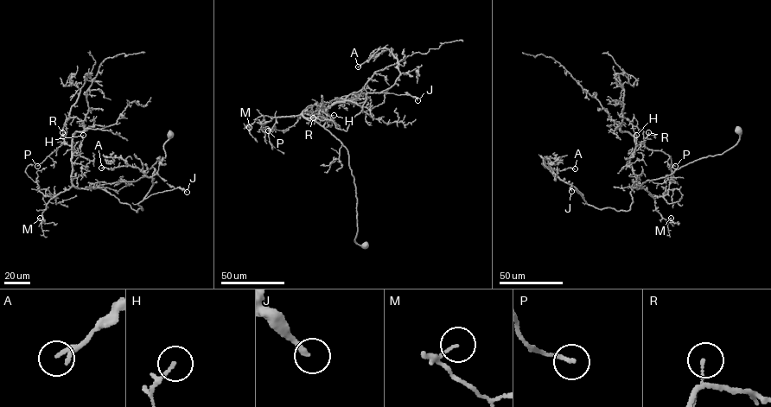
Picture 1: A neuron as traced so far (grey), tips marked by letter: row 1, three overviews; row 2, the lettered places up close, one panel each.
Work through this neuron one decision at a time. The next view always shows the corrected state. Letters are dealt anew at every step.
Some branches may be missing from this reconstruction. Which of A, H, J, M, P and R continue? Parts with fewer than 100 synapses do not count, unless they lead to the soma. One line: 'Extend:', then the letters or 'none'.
Extend: none

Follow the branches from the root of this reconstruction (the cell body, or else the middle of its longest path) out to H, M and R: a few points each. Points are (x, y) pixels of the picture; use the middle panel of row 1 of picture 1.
H: (366, 245), (354, 240), (357, 200), (347, 149), (302, 113), (316, 104), (334, 115)
M: (366, 245), (354, 240), (358, 231), (356, 188), (347, 150), (340, 142), (301, 115), (260, 116), (249, 127)
R: (366, 245), (354, 240), (357, 200), (347, 150), (303, 116), (315, 104), (319, 109), (311, 111), (313, 117)

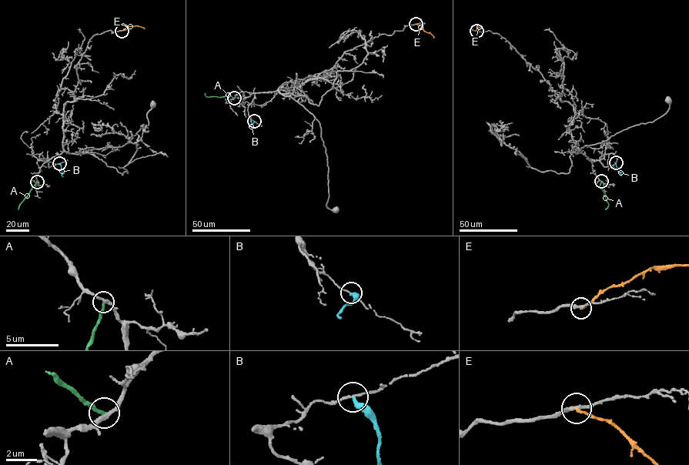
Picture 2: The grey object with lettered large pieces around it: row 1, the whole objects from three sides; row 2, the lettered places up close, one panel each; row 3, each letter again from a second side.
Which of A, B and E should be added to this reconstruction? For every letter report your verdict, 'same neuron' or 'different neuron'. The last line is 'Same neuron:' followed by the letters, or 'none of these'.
A: different neuron
B: different neuron
E: different neuron
Same neuron: none of these

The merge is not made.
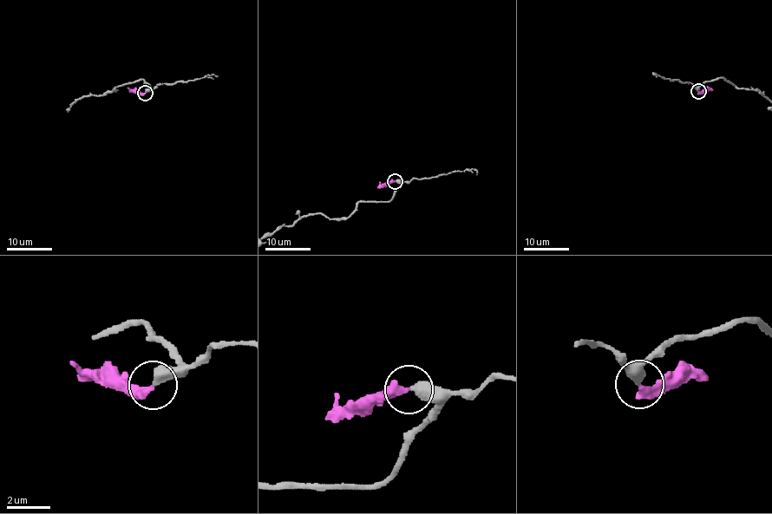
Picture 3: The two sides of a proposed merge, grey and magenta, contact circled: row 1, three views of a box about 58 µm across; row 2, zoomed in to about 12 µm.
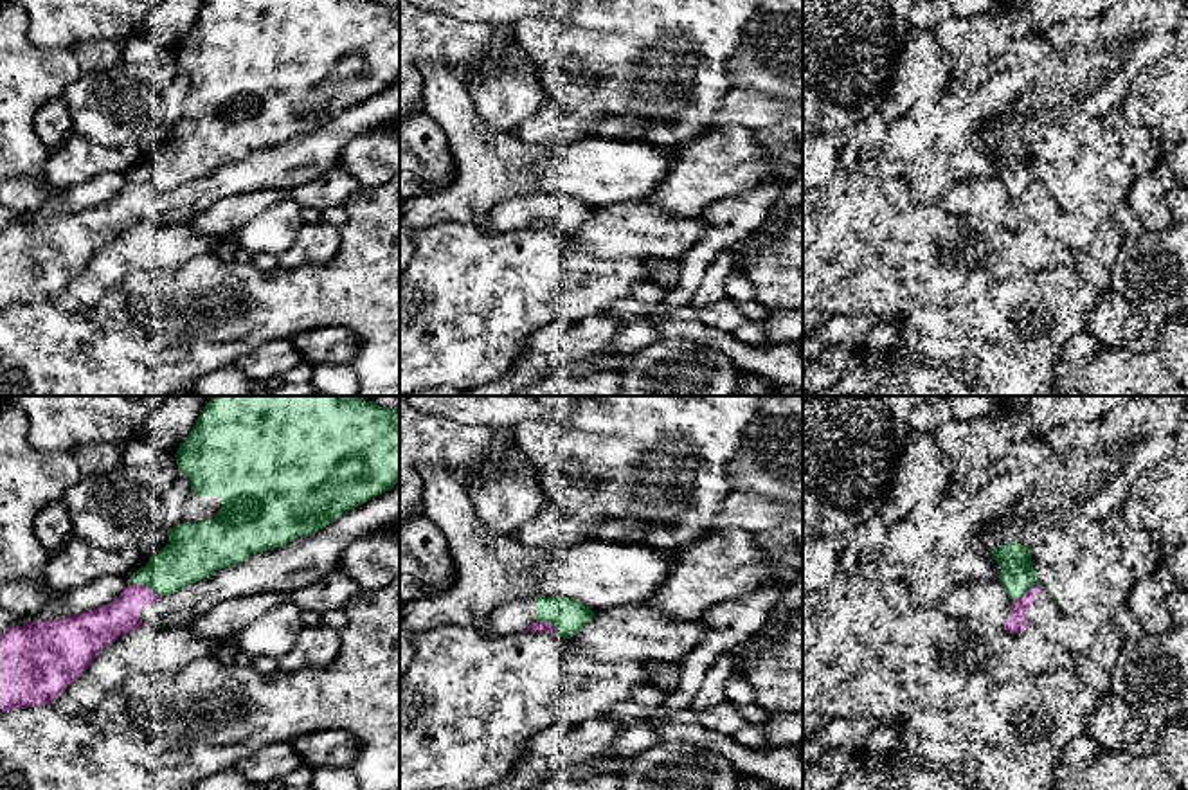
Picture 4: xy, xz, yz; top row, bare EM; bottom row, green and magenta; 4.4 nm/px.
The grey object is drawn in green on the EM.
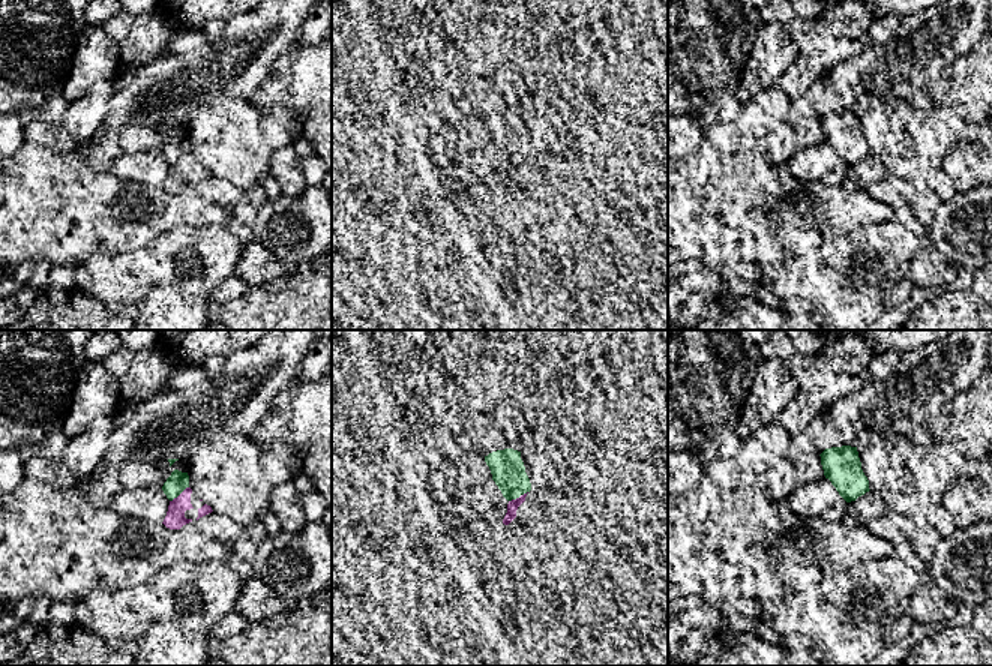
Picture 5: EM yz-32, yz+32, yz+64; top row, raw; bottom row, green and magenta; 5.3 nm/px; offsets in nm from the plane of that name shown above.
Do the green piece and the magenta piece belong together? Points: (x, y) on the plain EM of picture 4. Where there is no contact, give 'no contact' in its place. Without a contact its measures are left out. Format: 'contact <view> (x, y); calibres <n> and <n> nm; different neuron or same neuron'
contact xy (144, 182); calibres 240 and 170 nm; different neuron

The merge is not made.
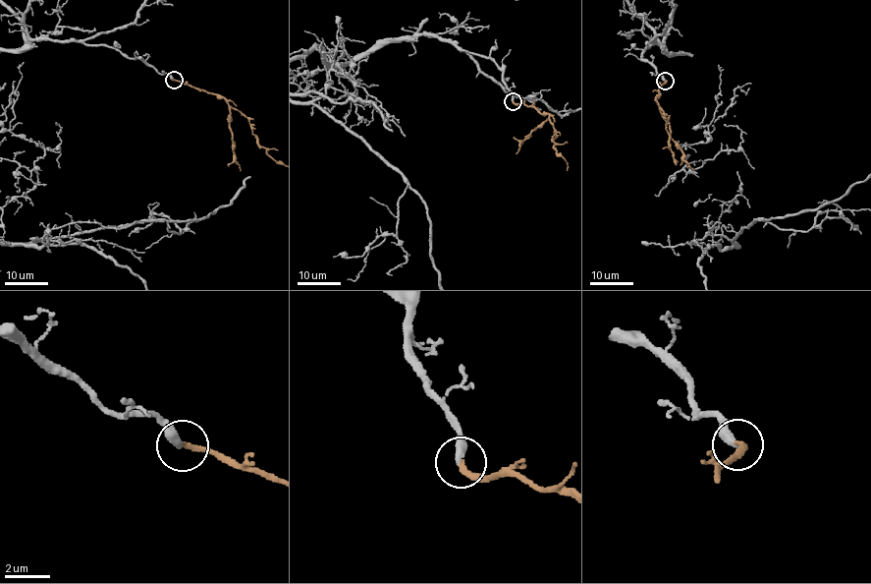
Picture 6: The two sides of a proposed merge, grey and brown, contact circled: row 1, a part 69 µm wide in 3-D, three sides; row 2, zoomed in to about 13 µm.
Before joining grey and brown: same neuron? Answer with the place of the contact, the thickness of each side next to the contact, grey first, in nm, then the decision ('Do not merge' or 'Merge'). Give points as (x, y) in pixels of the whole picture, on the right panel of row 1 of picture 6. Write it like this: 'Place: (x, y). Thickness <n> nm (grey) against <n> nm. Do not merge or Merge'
Place: (665, 81). Thickness 360 nm (grey) against 240 nm. Merge

